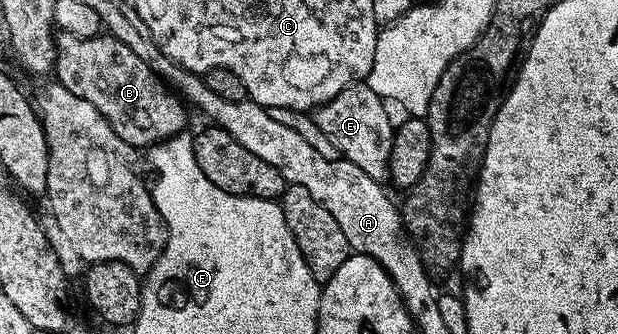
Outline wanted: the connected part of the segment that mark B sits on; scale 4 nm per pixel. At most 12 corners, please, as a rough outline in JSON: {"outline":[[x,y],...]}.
{"outline":[[59,32],[53,76],[153,147],[187,106],[115,37]]}

